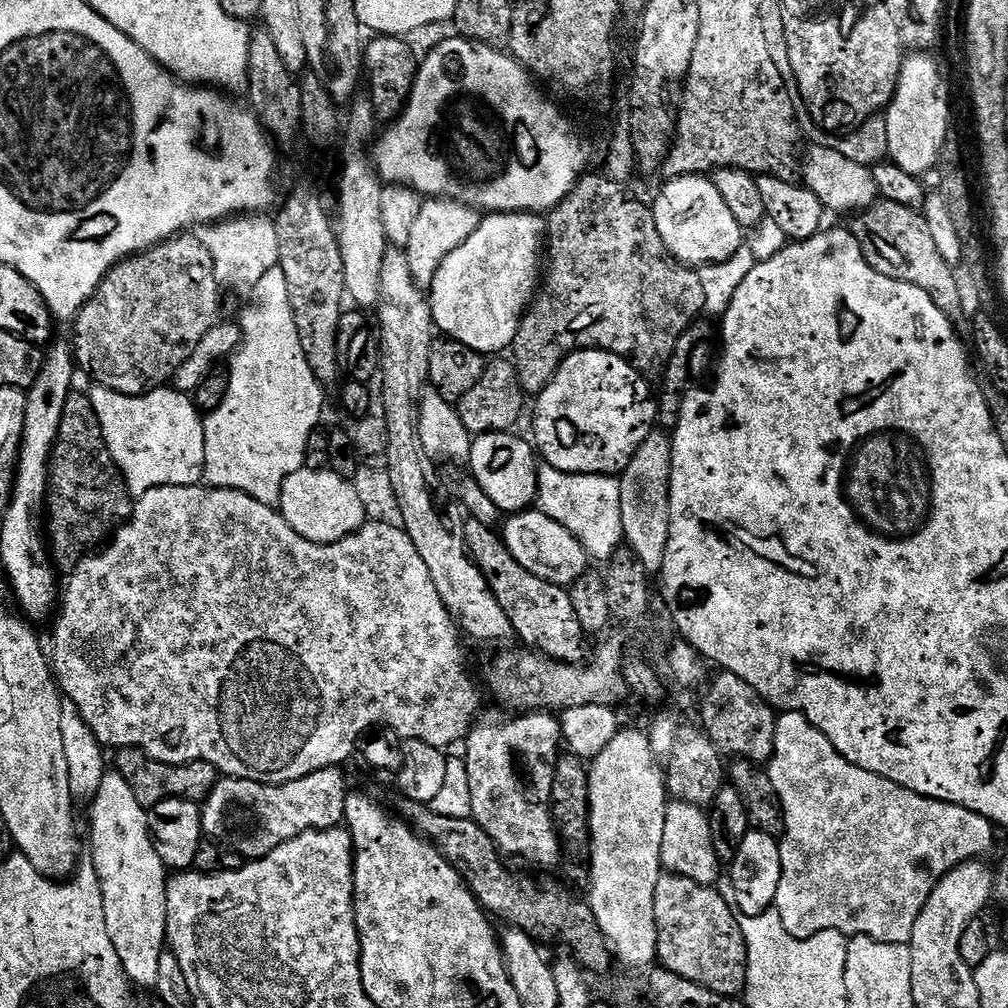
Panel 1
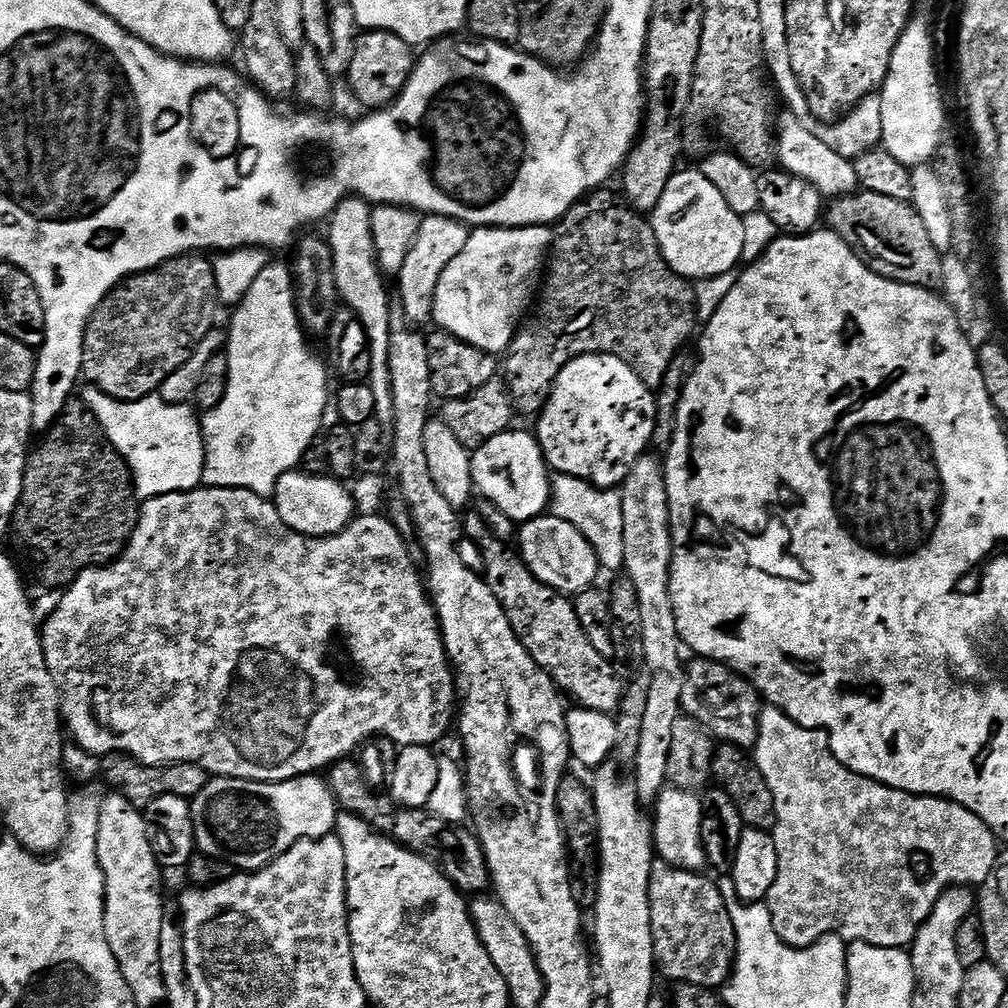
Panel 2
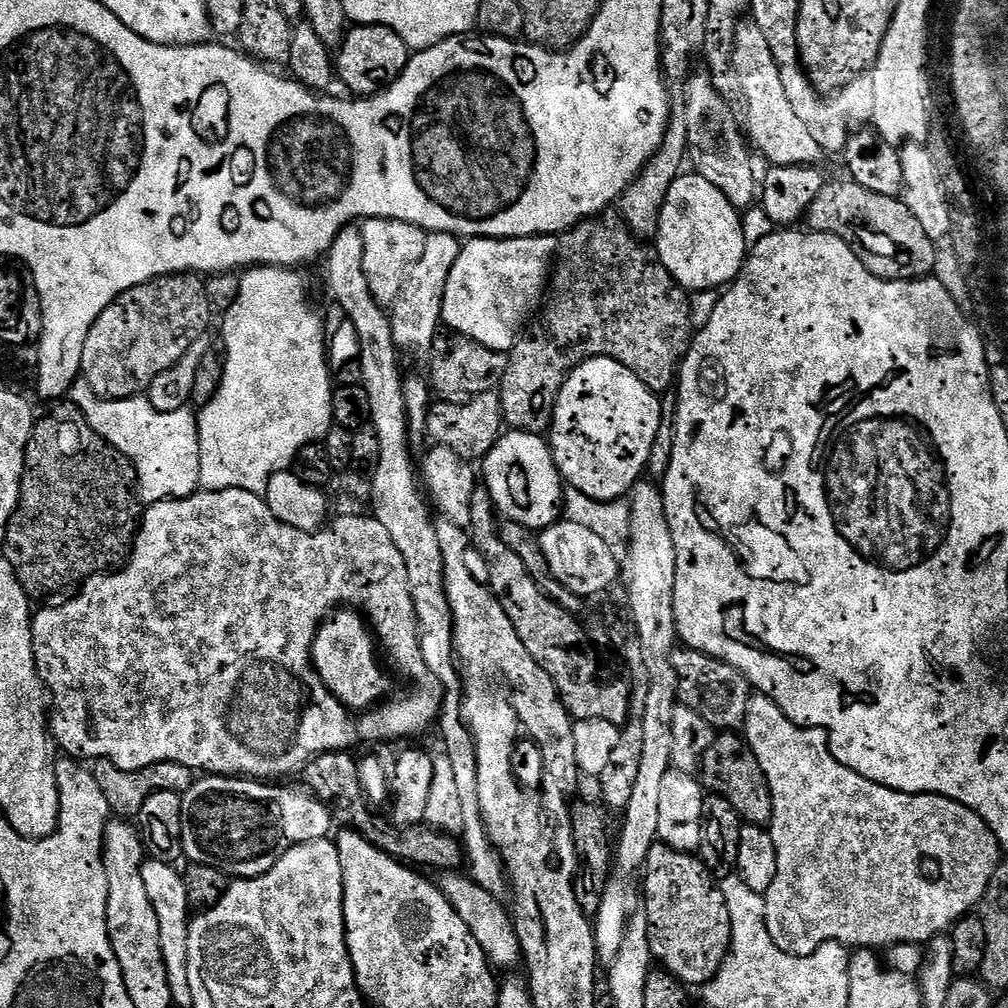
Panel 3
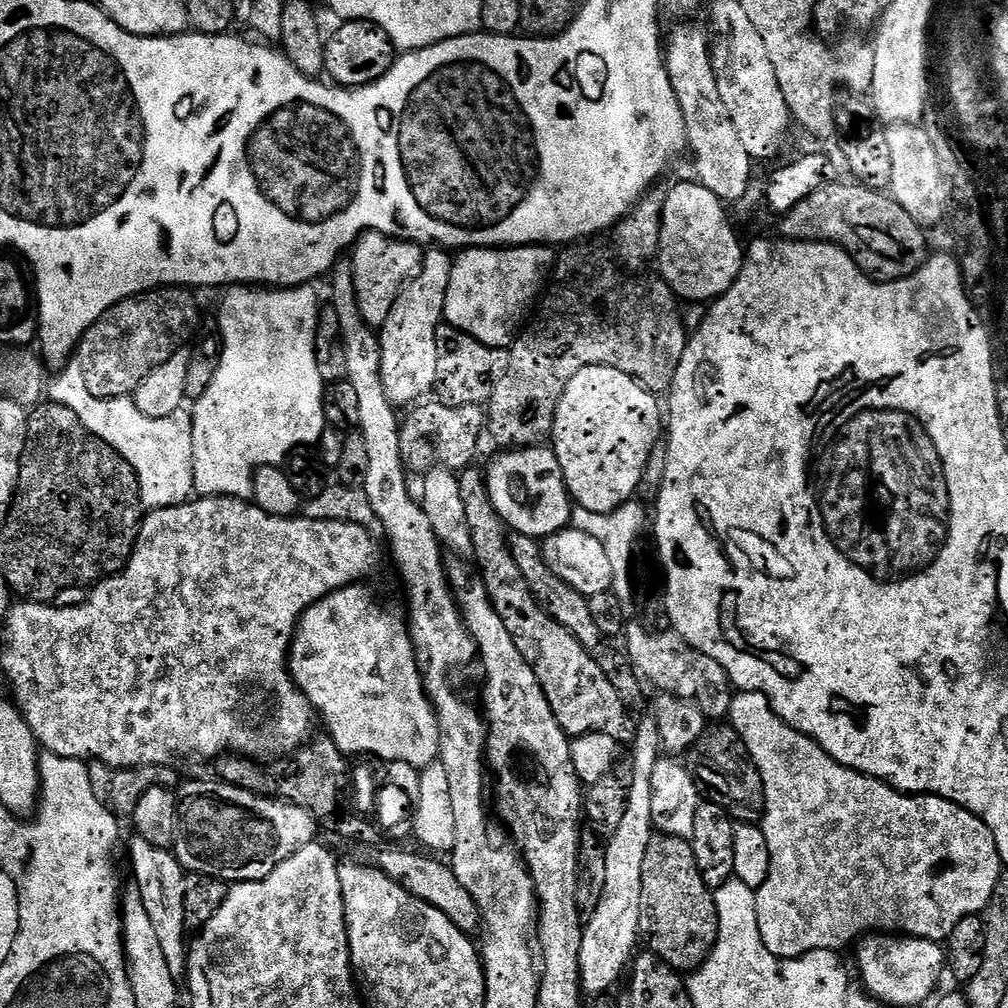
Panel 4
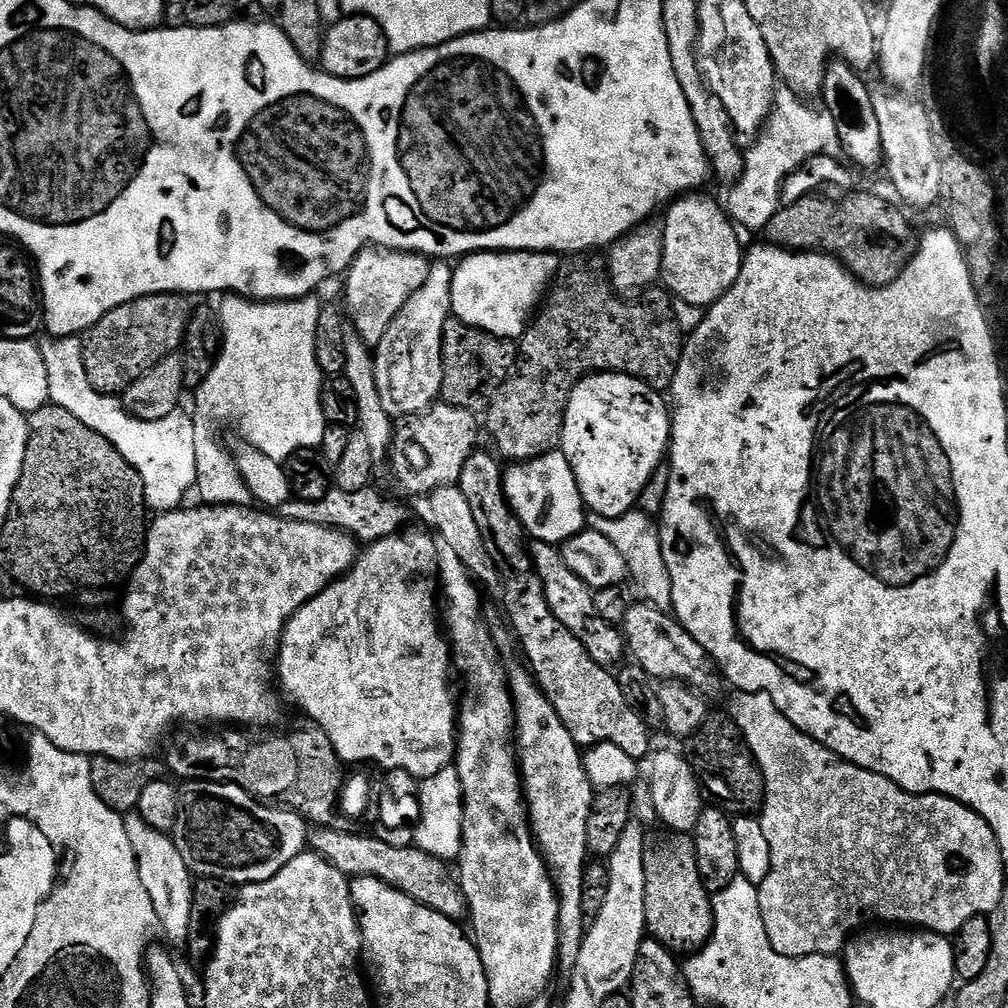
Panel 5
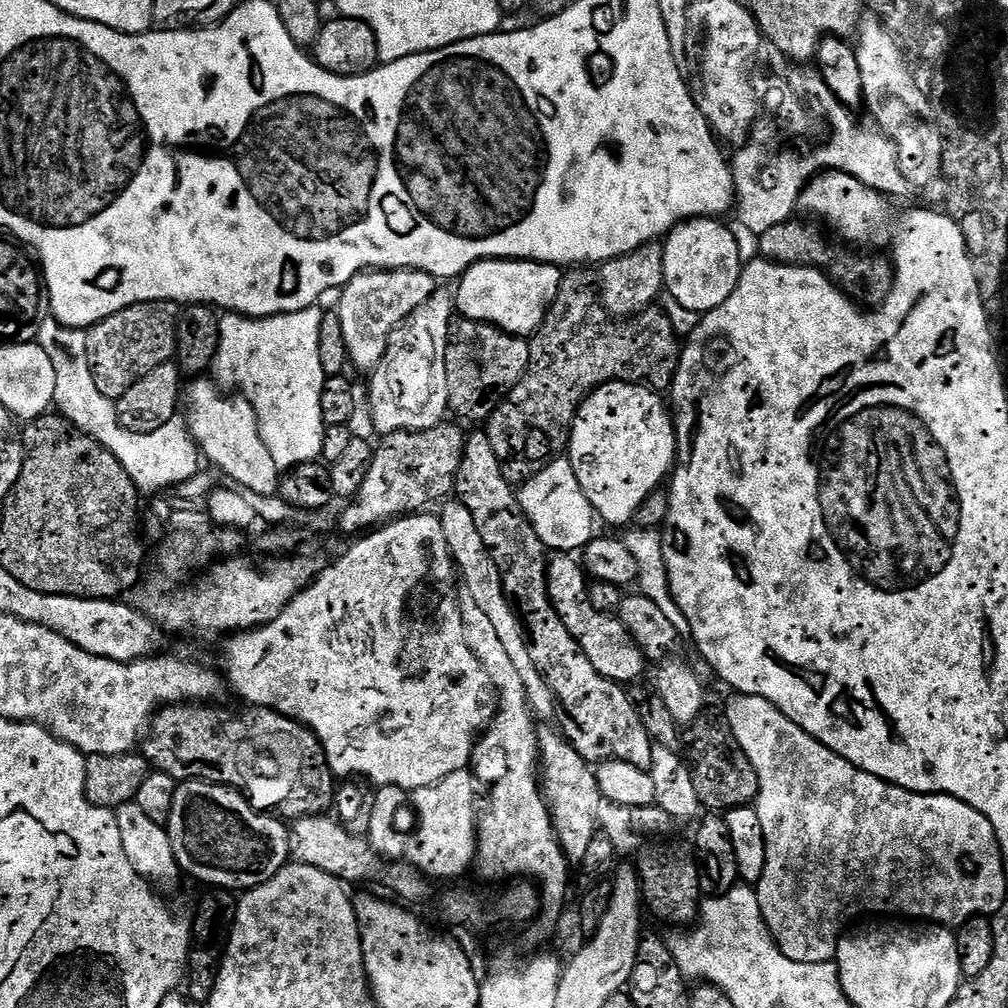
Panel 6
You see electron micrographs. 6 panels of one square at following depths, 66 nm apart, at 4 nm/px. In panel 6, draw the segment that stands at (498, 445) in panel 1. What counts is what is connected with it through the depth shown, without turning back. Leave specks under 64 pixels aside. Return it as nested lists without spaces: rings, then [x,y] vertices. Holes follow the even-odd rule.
[[[567,458],[549,460],[542,471],[519,485],[518,499],[524,517],[534,526],[536,537],[545,549],[556,554],[572,554],[594,539],[594,513],[586,494],[582,494],[582,486],[578,486],[578,474],[574,474]]]

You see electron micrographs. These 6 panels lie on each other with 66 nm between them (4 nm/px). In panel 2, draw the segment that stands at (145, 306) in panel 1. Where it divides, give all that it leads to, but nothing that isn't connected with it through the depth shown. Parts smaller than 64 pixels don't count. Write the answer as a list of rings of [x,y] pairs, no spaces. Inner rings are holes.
[[[204,254],[176,256],[172,260],[167,260],[165,264],[159,264],[157,268],[151,268],[149,272],[138,272],[136,275],[128,277],[112,289],[112,292],[96,307],[94,314],[89,318],[88,329],[84,335],[84,370],[82,376],[85,381],[88,380],[87,383],[91,387],[102,390],[116,400],[140,400],[144,396],[159,393],[162,382],[166,382],[166,378],[170,378],[170,374],[174,374],[174,370],[178,370],[178,366],[182,366],[186,362],[186,358],[190,358],[190,354],[196,349],[198,342],[202,342],[202,338],[206,338],[206,334],[217,323],[216,270],[213,261],[207,260],[208,258]]]

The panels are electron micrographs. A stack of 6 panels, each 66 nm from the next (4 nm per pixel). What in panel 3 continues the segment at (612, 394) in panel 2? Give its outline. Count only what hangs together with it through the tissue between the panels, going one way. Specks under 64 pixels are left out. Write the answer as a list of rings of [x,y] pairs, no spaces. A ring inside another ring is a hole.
[[[599,356],[572,369],[560,388],[550,425],[552,457],[567,487],[577,488],[586,494],[586,498],[624,500],[645,475],[659,418],[660,396],[651,392],[630,370],[626,370],[626,366]]]

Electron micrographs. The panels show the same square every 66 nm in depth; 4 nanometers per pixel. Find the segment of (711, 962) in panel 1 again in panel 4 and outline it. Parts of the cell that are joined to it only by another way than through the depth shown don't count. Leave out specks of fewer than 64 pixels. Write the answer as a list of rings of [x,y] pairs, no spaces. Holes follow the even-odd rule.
[[[665,832],[653,834],[646,849],[646,859],[642,862],[642,910],[640,911],[640,931],[643,939],[648,939],[647,947],[658,958],[662,958],[671,968],[681,974],[691,974],[704,963],[716,945],[720,922],[716,913],[716,897],[713,889],[702,878],[694,850],[689,841],[671,836]]]

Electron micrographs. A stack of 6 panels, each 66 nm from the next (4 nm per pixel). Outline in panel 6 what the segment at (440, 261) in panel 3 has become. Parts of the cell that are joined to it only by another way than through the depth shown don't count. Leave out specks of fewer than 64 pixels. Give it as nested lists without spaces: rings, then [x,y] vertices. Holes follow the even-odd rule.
[[[437,290],[430,299],[422,302],[400,327],[392,331],[386,354],[382,362],[371,373],[372,385],[368,388],[368,412],[372,415],[372,424],[380,431],[381,437],[391,432],[421,432],[434,428],[445,419],[444,412],[449,411],[448,391],[446,390],[446,346],[448,345],[448,327],[454,318],[454,296],[451,291]]]

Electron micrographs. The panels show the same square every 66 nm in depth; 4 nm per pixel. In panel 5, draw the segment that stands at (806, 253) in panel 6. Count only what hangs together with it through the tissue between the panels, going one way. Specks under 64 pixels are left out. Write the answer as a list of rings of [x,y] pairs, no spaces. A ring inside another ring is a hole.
[[[853,191],[851,194],[853,196],[848,196],[845,200],[840,200],[837,204],[831,204],[828,200],[816,200],[815,195],[808,195],[802,197],[800,201],[796,201],[793,204],[784,204],[779,210],[774,214],[774,218],[770,218],[770,222],[765,226],[763,235],[766,237],[767,243],[776,245],[777,248],[787,248],[789,252],[822,252],[833,258],[835,258],[839,263],[843,264],[845,268],[854,271],[859,278],[863,280],[873,281],[875,284],[881,284],[883,281],[888,281],[897,274],[901,272],[904,267],[908,265],[909,260],[911,260],[912,255],[916,252],[918,247],[918,232],[912,229],[912,224],[899,212],[896,208],[891,208],[886,201],[880,196],[871,196],[868,192],[856,192]]]

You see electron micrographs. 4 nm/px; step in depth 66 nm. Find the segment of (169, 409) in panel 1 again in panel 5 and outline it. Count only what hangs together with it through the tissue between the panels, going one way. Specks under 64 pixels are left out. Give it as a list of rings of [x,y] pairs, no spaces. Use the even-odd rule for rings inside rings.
[[[57,336],[45,339],[45,343],[39,345],[42,358],[45,359],[47,377],[49,378],[49,401],[62,410],[70,410],[78,422],[90,426],[102,438],[106,438],[130,462],[132,469],[138,473],[144,483],[144,503],[153,513],[171,512],[185,503],[184,495],[190,493],[196,487],[196,459],[194,458],[194,442],[196,441],[197,421],[192,420],[184,413],[184,410],[171,412],[161,420],[137,420],[128,414],[127,408],[116,396],[103,396],[98,390],[90,386],[86,378],[86,366],[84,365],[84,345],[80,336]]]

